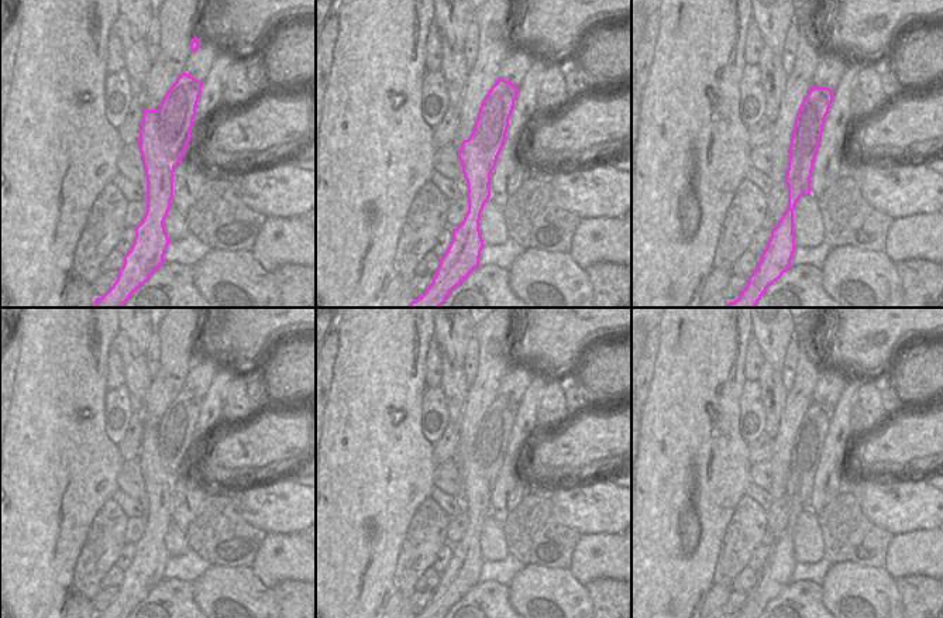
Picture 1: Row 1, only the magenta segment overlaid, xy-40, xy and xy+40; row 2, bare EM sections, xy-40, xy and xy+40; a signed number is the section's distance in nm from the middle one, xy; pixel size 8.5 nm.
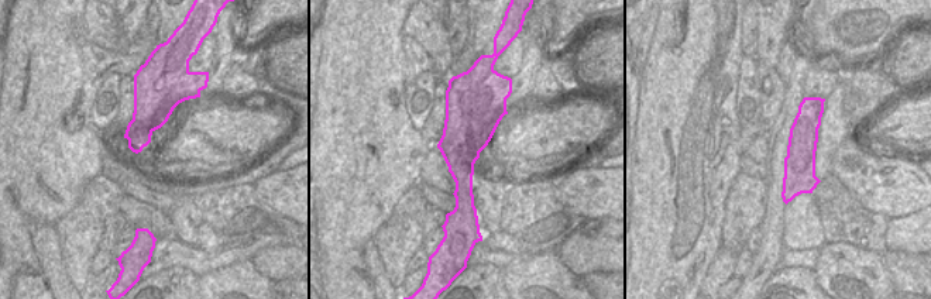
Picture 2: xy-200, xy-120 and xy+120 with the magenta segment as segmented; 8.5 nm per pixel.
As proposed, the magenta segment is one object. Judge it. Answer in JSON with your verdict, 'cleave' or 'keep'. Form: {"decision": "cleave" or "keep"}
{"decision": "cleave"}

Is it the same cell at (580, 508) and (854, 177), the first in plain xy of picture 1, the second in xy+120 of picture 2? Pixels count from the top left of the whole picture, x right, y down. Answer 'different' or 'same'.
same

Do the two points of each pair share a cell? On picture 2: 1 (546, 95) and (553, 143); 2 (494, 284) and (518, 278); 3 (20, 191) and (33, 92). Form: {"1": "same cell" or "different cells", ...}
{"1": "different cells", "2": "different cells", "3": "same cell"}

